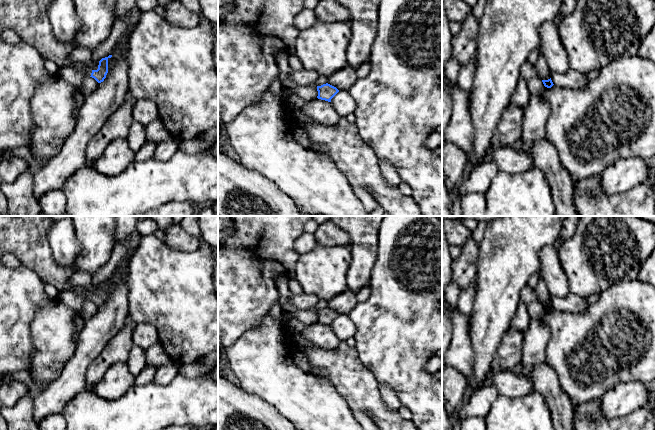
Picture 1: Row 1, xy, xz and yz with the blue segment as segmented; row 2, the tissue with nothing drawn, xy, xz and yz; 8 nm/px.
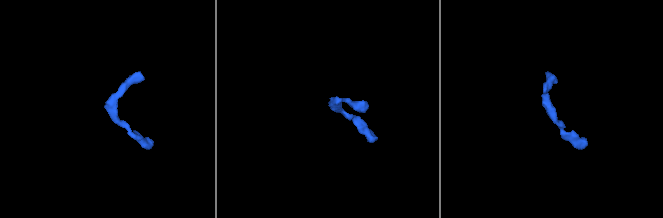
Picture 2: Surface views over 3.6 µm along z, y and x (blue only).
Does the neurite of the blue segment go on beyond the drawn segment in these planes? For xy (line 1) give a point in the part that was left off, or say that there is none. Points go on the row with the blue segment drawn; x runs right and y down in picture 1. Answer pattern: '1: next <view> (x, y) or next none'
1: next xy (29, 19)

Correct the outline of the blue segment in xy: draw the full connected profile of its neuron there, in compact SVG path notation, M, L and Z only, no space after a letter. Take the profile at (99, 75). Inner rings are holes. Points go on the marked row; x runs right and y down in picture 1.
M0 0L0 34L5 30L13 30L20 37L21 41L32 45L44 59L54 61L60 68L69 67L79 70L84 73L85 77L92 77L98 83L103 82L108 73L108 59L112 55L102 58L99 61L97 70L90 69L83 61L74 61L71 58L71 53L75 49L74 45L72 43L63 43L54 35L47 13L48 6L51 2L52 0Z

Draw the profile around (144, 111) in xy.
M137 99L134 100L133 103L132 115L134 121L146 126L158 118L159 110L154 101L148 99Z

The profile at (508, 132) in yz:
M511 102L501 115L499 124L491 139L491 148L514 146L522 139L524 111Z

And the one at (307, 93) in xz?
M280 52L276 55L276 62L279 70L279 78L284 89L289 90L305 101L310 101L318 96L317 86L299 86L289 79L291 68L289 66L289 55Z

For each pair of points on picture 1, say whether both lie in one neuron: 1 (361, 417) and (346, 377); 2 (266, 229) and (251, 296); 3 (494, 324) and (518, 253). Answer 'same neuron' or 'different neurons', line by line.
1: different neurons
2: same neuron
3: same neuron

